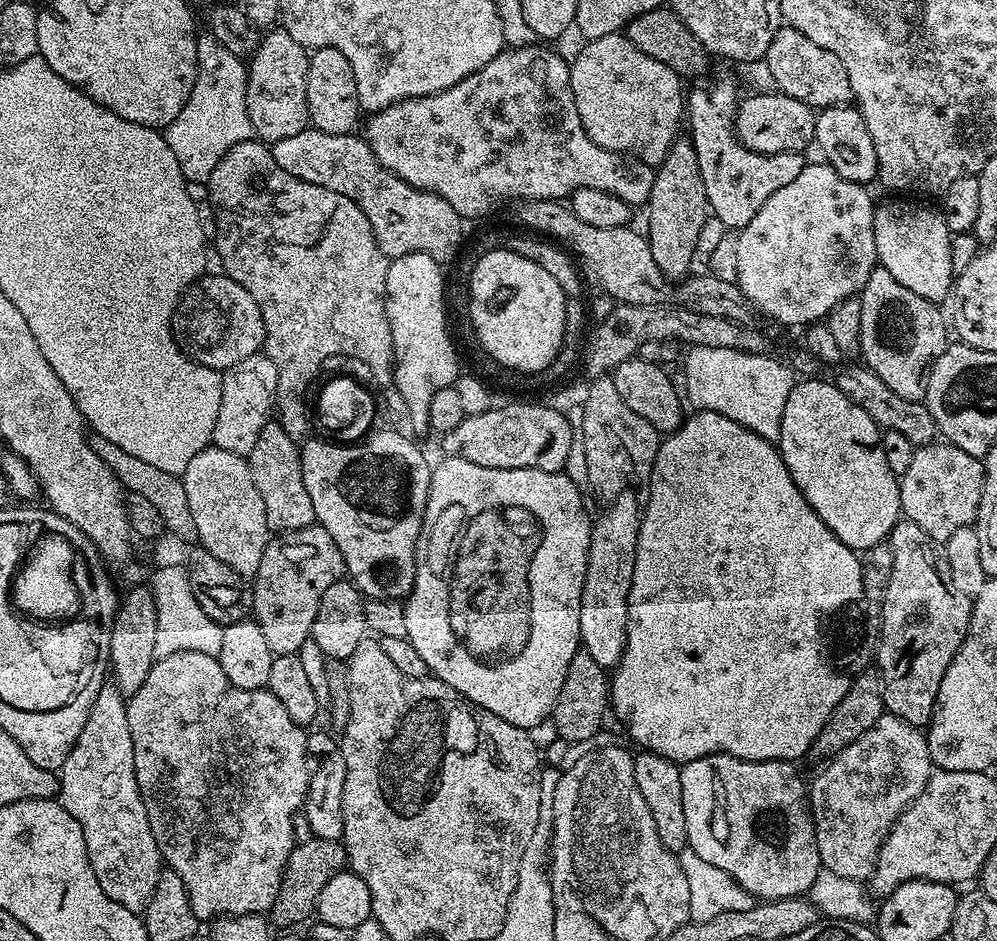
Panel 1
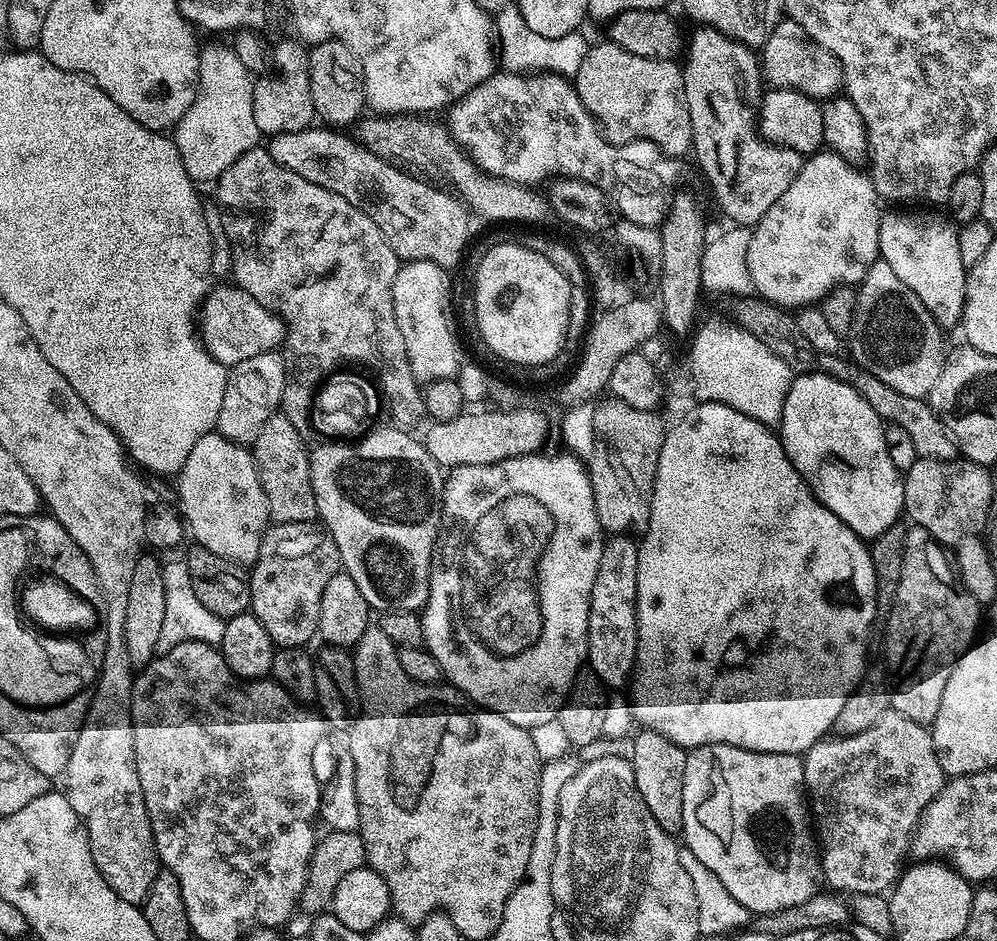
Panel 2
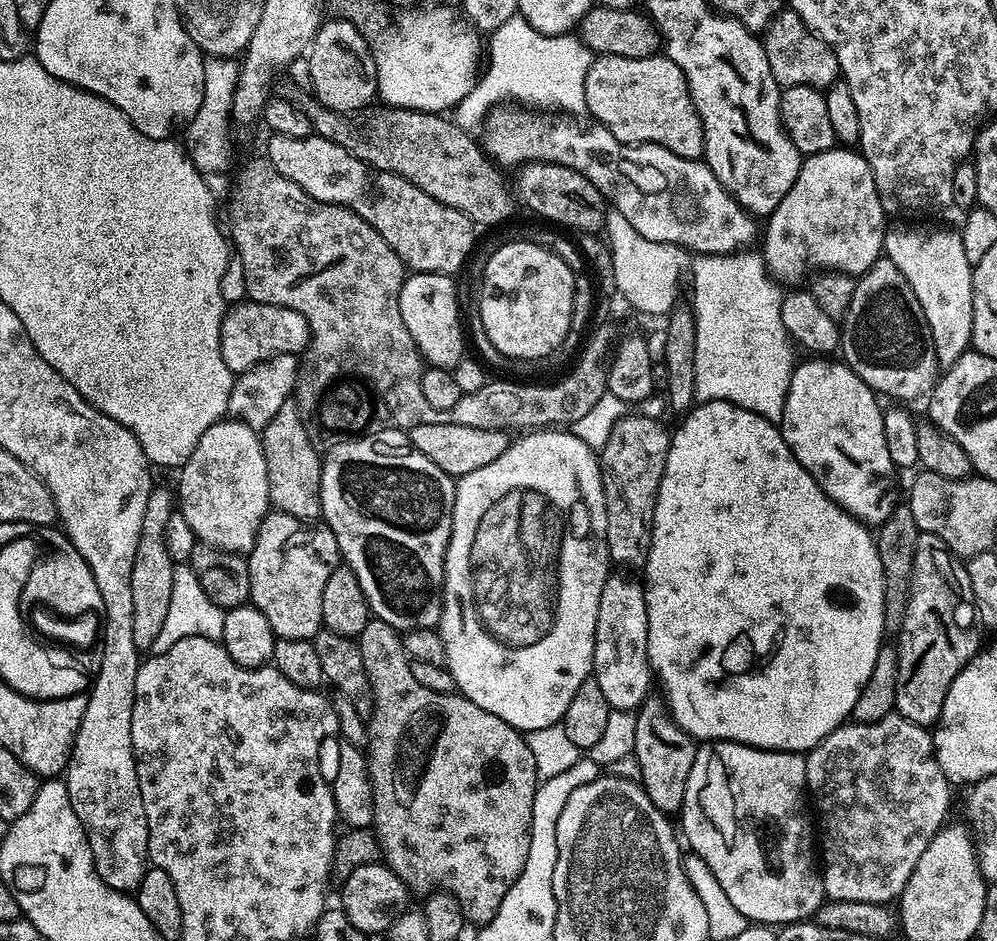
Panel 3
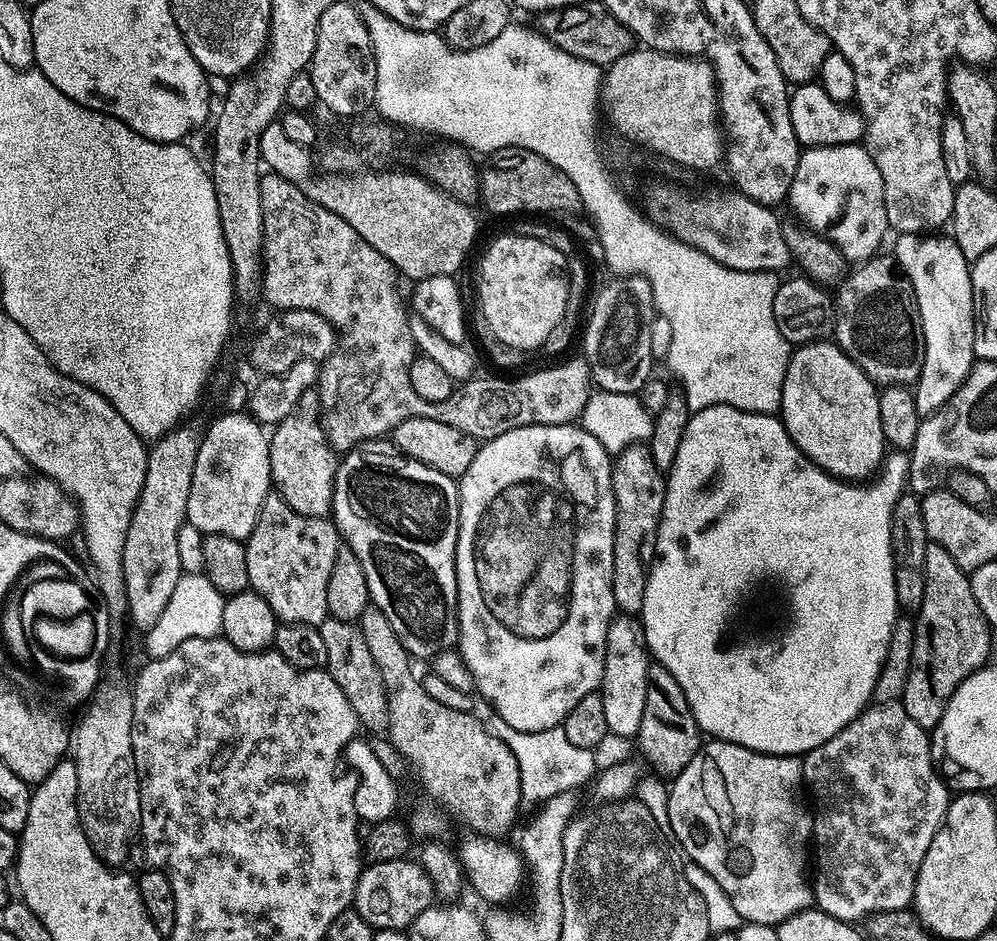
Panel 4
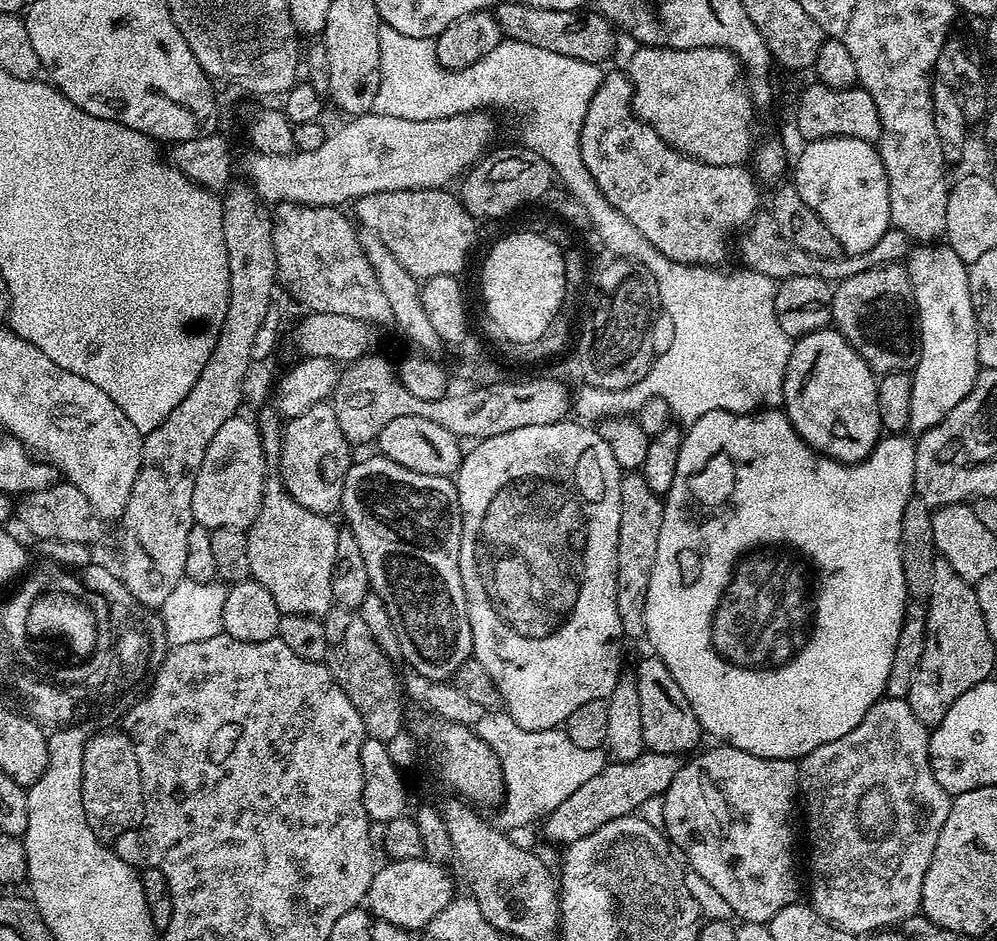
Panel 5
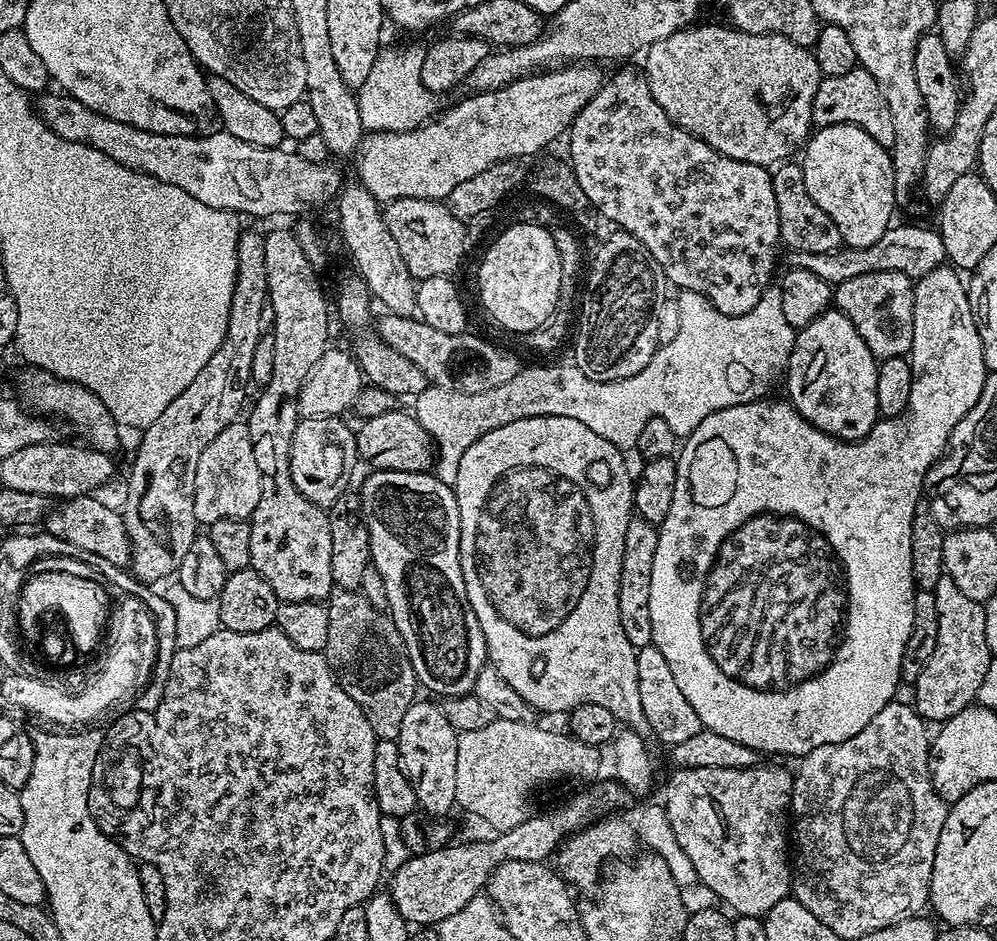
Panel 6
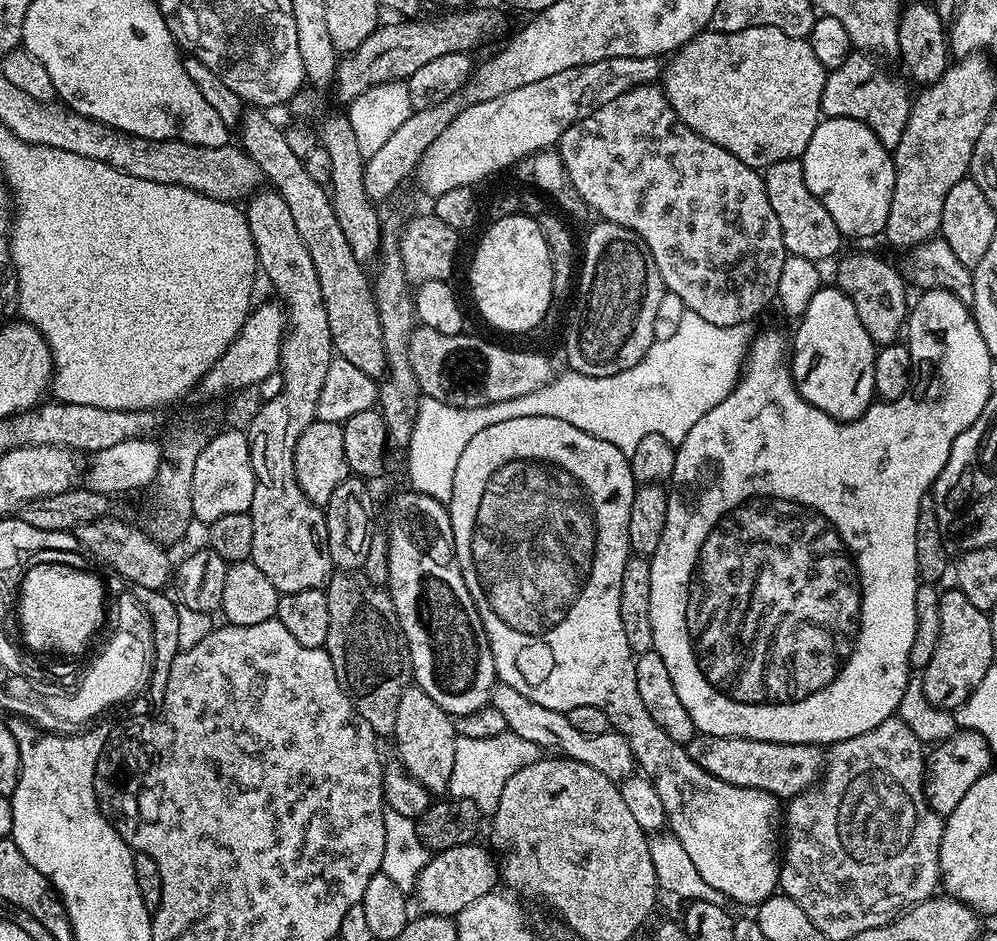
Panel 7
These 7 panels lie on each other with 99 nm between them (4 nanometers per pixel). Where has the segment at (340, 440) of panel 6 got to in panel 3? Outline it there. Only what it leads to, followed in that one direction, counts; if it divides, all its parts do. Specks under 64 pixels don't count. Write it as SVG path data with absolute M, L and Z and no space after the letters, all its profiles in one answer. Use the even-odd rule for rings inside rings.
M289 398L270 418L262 430L266 474L268 475L268 498L271 507L277 512L285 512L305 522L321 519L320 510L320 470L321 453L316 453L312 440L308 437L308 428L304 425L305 417L296 407L295 399Z

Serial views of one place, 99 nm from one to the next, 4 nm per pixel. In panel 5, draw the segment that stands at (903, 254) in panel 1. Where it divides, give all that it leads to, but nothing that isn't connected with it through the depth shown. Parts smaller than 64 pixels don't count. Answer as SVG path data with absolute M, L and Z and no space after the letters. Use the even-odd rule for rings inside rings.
M924 242L911 249L906 260L908 277L916 299L916 313L920 319L920 361L912 373L912 405L910 406L910 428L916 434L927 432L929 428L938 426L966 394L981 372L978 358L978 334L976 333L976 315L970 298L970 282L968 281L969 265L954 254L944 242Z

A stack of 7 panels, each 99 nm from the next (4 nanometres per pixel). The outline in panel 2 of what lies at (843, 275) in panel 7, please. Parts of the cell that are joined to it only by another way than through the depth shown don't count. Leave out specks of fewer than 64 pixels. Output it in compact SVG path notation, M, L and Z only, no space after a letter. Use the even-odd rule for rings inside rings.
M878 259L866 270L856 288L856 301L854 302L854 314L850 318L850 326L846 333L846 352L852 363L857 364L866 374L872 374L878 378L878 382L884 382L898 394L910 394L910 398L923 400L934 390L934 382L938 382L938 374L942 374L942 366L946 359L946 347L940 341L942 329L939 324L933 322L932 316L922 306L918 294L894 274L890 262Z

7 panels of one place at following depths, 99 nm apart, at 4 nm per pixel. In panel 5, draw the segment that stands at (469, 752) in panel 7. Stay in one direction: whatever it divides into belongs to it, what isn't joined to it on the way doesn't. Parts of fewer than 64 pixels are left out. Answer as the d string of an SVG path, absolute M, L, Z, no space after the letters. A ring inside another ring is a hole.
M492 710L478 718L474 730L478 738L488 741L500 759L504 774L504 799L499 809L498 824L504 830L524 828L535 820L543 821L555 808L562 806L562 802L566 802L578 786L590 782L594 774L601 772L606 763L601 749L582 750L582 746L574 746L560 728L547 728L541 732L519 728L510 722L504 710Z

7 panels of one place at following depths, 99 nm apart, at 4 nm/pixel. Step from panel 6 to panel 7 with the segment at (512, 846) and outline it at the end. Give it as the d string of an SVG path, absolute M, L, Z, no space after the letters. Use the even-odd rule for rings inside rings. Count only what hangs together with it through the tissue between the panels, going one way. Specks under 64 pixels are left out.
M473 842L454 846L450 850L435 853L421 870L419 880L414 889L414 900L420 903L419 911L433 916L447 916L454 918L470 902L482 898L493 891L498 884L498 864L484 848L479 848L479 843Z

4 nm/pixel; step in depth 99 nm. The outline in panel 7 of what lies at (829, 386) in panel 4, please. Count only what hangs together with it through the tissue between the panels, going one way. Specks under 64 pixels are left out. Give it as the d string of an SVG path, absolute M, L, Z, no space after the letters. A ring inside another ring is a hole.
M821 286L810 306L799 317L796 337L790 344L796 349L790 352L790 371L796 389L818 410L830 414L836 420L858 419L873 404L874 362L877 345L873 344L866 326L858 319L858 310L845 292L835 286Z

